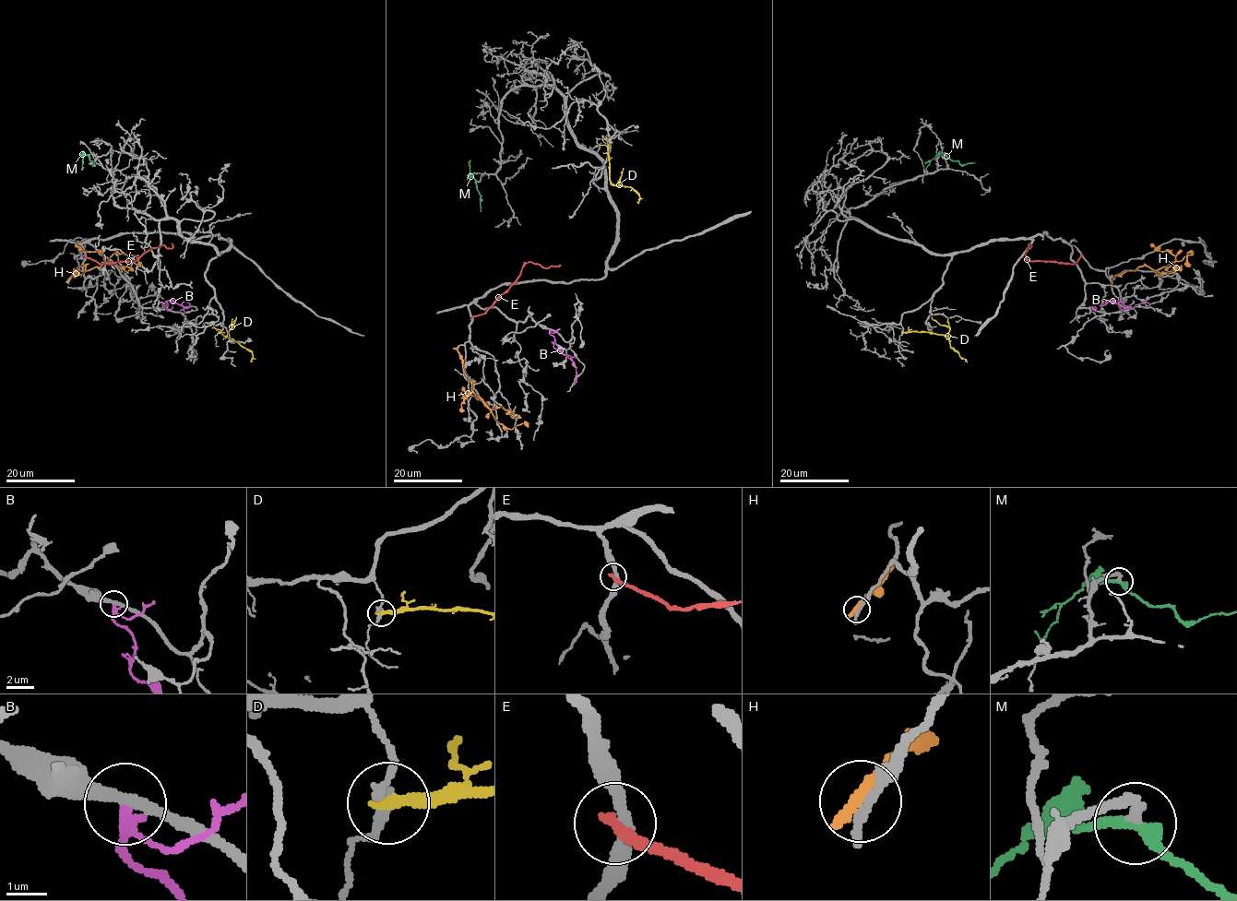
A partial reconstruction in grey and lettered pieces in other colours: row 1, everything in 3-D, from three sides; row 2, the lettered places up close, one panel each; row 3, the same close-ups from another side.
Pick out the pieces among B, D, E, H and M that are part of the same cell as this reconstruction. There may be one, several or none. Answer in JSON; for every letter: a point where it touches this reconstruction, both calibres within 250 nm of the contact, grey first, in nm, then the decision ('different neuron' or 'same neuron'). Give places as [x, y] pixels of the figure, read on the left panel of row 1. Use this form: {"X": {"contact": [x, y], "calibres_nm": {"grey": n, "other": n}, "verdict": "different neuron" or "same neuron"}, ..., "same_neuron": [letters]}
{"B": {"contact": [162, 307], "calibres_nm": {"grey": 320, "other": 190}, "verdict": "different neuron"}, "D": {"contact": [220, 332], "calibres_nm": {"grey": 280, "other": 280}, "verdict": "different neuron"}, "E": {"contact": [85, 255], "calibres_nm": {"grey": 320, "other": 320}, "verdict": "different neuron"}, "H": {"contact": [68, 279], "calibres_nm": {"grey": 300, "other": 380}, "verdict": "different neuron"}, "M": {"contact": [89, 155], "calibres_nm": {"grey": 200, "other": 300}, "verdict": "same neuron"}, "same_neuron": ["M"]}

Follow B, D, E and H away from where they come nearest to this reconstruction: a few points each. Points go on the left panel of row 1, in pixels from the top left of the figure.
B: (162, 307), (162, 304), (168, 305), (169, 301), (188, 307), (190, 303), (186, 302)
D: (220, 332), (247, 349), (253, 355), (251, 362)
E: (84, 255), (99, 264), (135, 261), (149, 250), (163, 244), (171, 248), (171, 243)
H: (68, 279), (79, 266), (83, 266), (86, 270), (99, 266), (114, 253), (135, 255), (141, 266)

